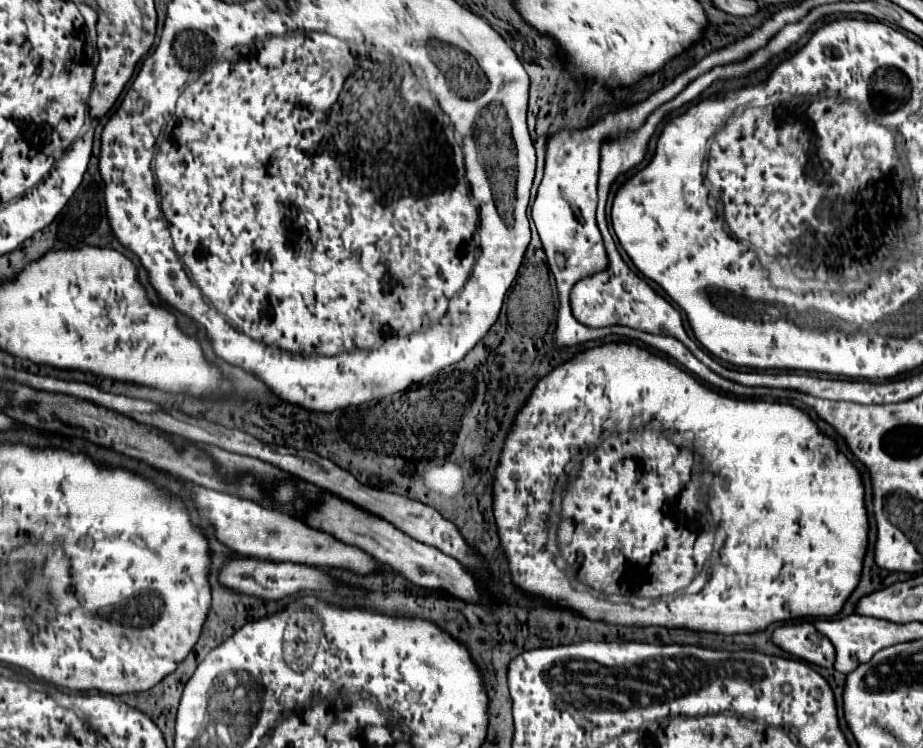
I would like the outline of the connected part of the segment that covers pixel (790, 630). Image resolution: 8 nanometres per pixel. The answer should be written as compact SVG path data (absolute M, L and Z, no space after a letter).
M809 622L783 624L775 628L771 634L771 642L777 648L785 650L787 654L811 662L815 666L823 666L823 668L833 666L833 658L835 658L833 644L825 636L817 634L817 630L813 630Z

